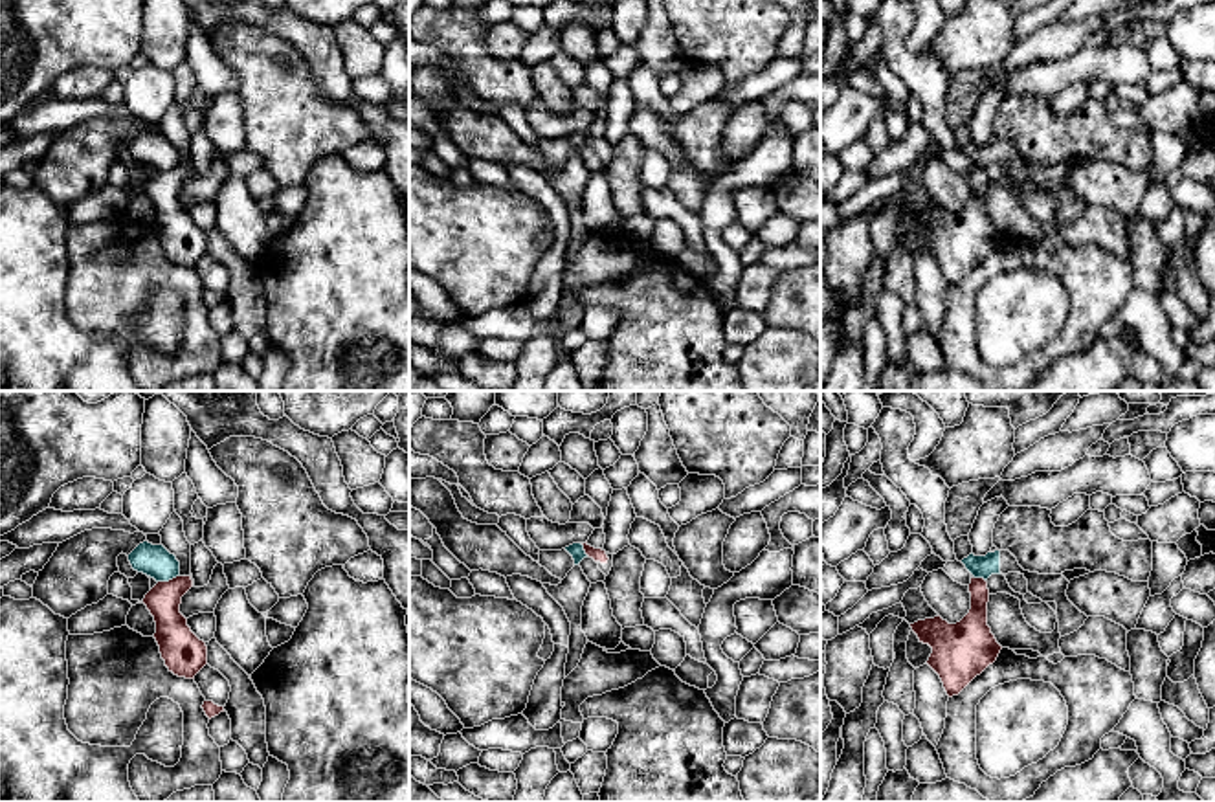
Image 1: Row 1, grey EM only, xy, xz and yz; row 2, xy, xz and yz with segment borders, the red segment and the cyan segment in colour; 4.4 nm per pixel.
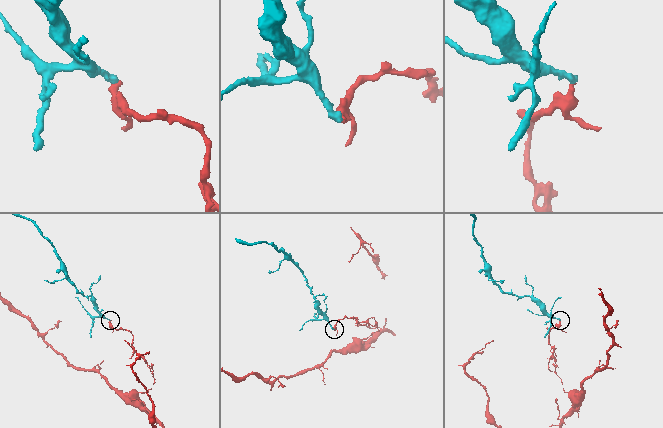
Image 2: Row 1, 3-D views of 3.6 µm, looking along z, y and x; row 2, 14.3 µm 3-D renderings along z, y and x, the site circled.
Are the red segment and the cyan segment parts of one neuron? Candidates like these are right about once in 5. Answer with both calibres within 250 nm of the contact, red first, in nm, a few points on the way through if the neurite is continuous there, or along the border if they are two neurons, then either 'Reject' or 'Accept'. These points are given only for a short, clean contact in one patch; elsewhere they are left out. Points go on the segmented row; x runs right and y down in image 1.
Thickness 160 nm (red) against 140 nm. Boundary: xy (178, 575), (158, 582). Reject

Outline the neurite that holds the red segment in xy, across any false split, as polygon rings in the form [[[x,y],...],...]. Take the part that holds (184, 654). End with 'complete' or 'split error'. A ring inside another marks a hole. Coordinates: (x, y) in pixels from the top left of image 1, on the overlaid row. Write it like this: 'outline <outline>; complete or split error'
outline [[[191,576],[158,582],[143,598],[156,622],[154,639],[169,672],[195,679],[207,664],[207,646],[200,640],[187,618],[180,613],[182,596],[193,587]]]; complete

